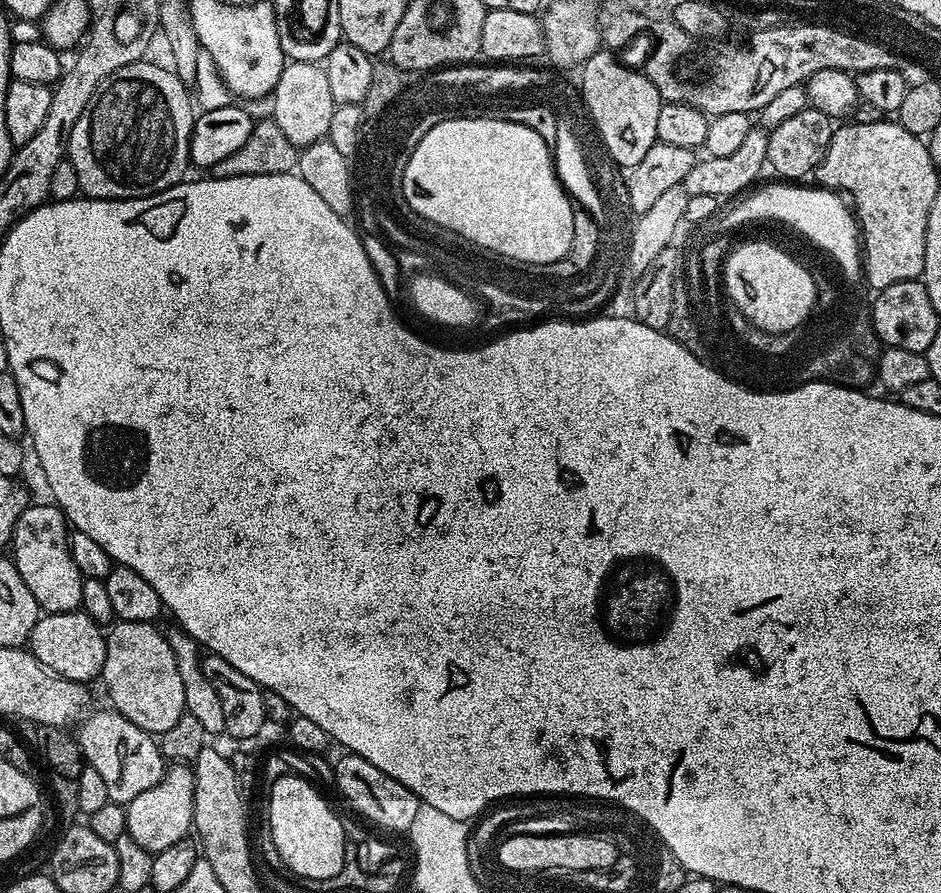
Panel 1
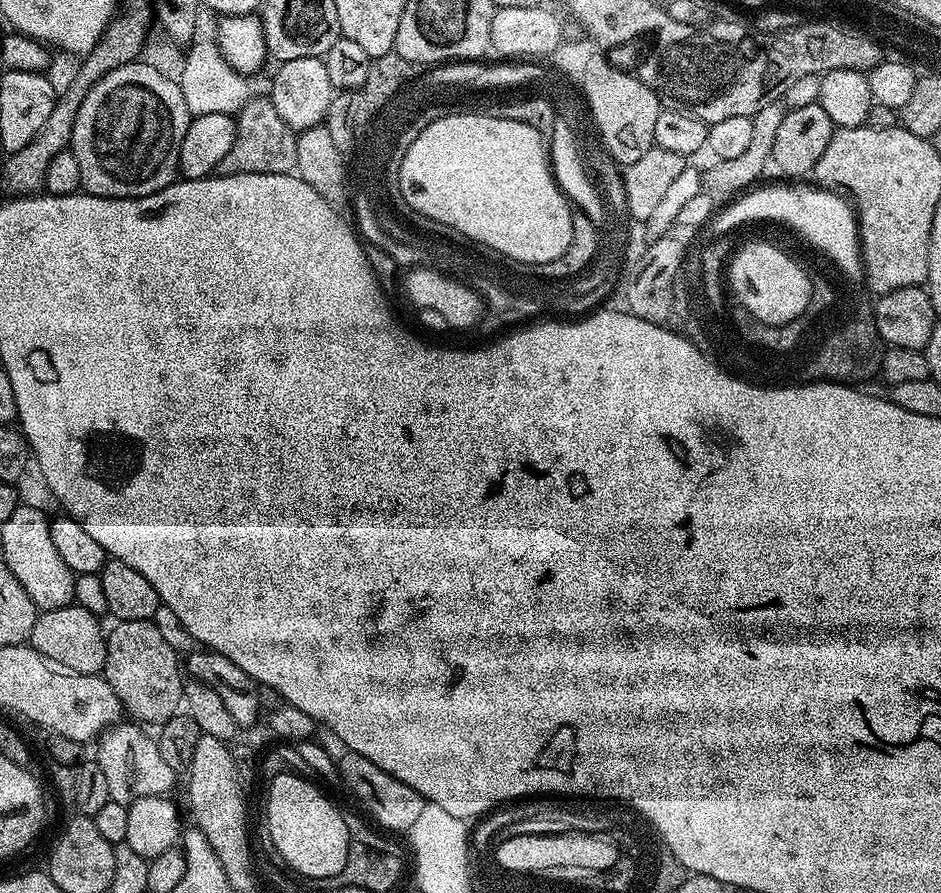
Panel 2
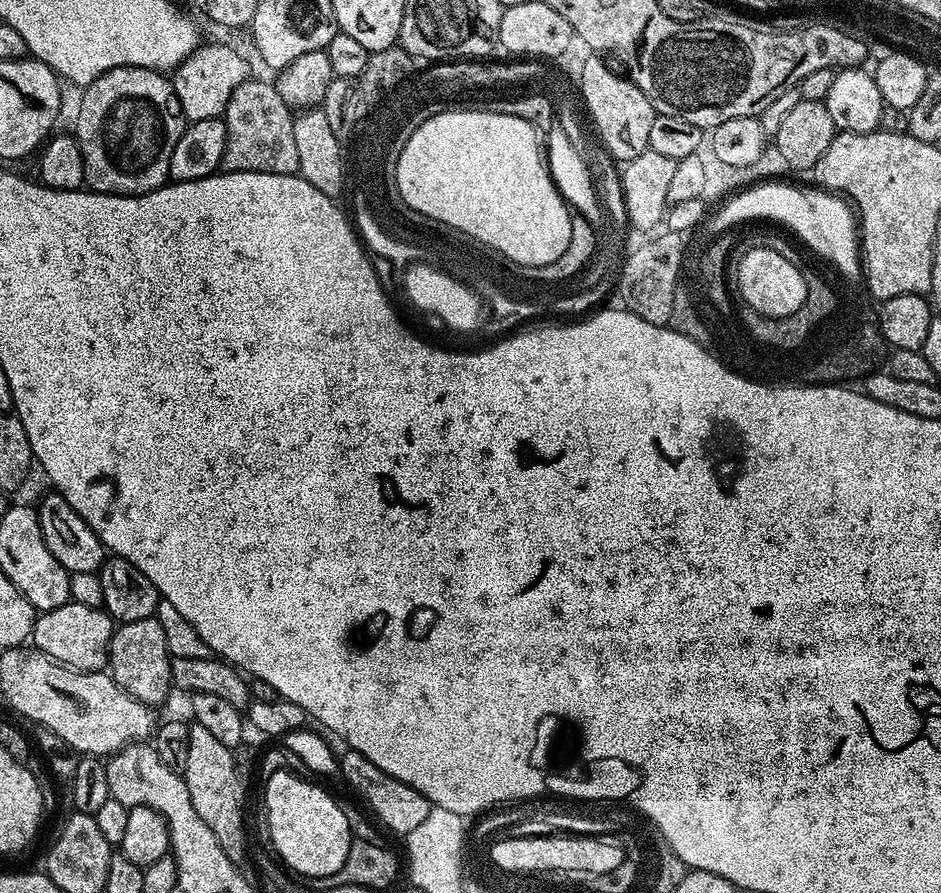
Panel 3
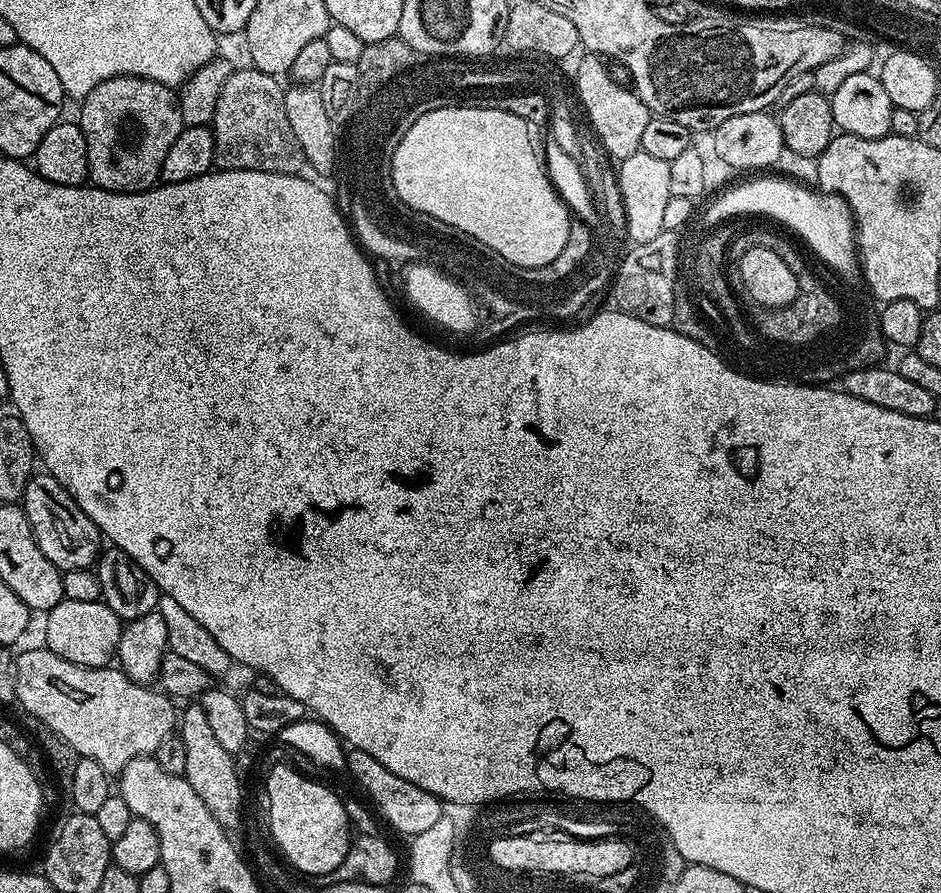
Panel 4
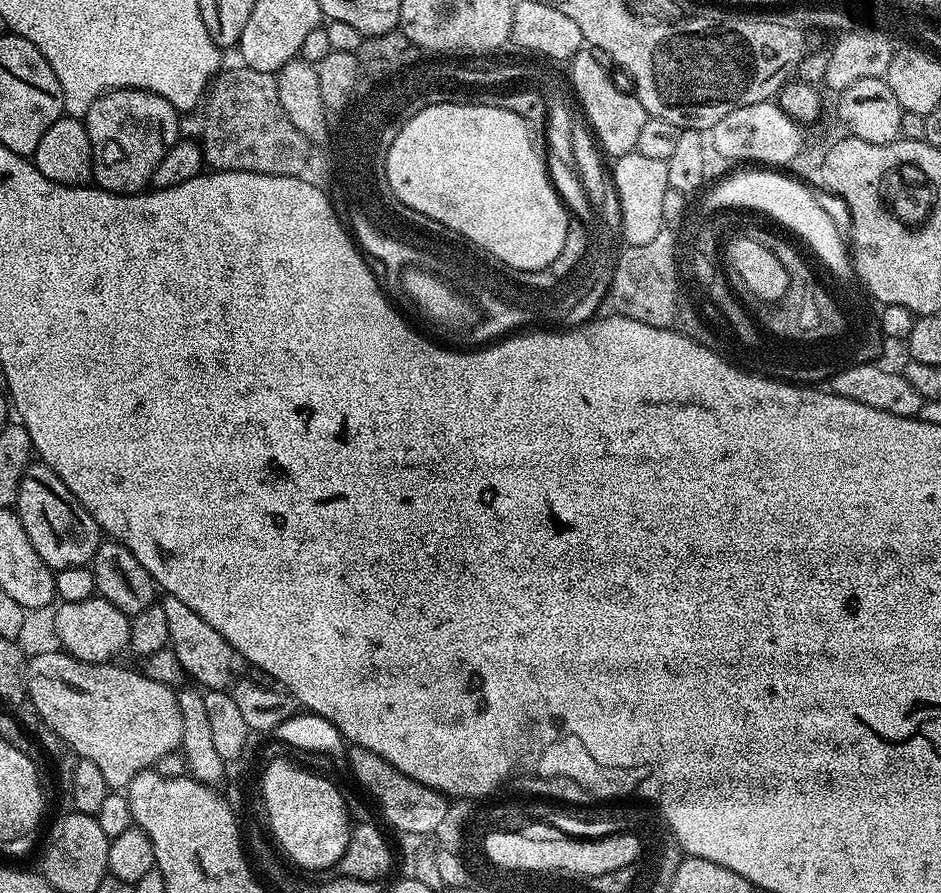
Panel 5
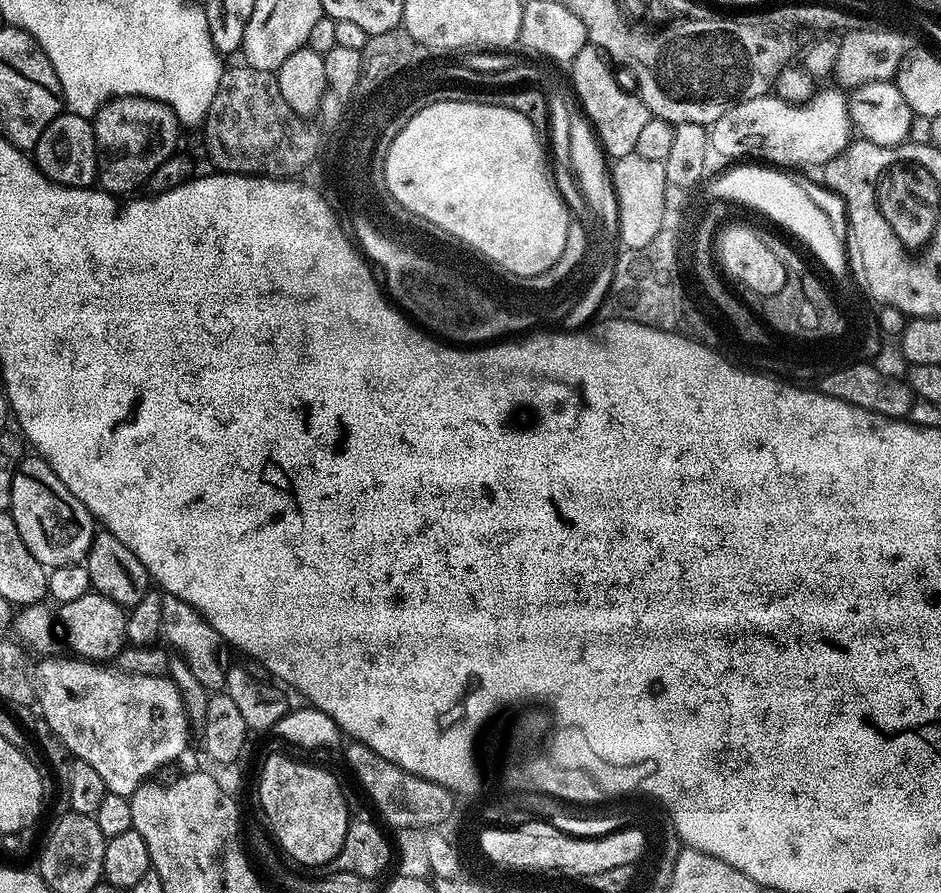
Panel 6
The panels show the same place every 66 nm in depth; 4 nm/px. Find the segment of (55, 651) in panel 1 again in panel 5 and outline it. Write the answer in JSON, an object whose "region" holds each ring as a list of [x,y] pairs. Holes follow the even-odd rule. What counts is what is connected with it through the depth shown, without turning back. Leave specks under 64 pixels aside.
{"region":[[[97,594],[82,602],[63,602],[59,607],[60,609],[55,609],[52,621],[54,622],[54,630],[56,631],[59,647],[67,652],[69,656],[91,664],[107,664],[120,658],[116,656],[122,655],[124,650],[126,652],[129,647],[130,618],[125,612],[118,610],[118,606],[114,606],[108,600],[103,600]]]}

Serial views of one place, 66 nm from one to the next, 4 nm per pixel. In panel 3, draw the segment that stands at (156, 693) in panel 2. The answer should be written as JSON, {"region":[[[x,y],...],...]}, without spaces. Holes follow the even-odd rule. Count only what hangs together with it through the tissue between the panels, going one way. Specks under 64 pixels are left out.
{"region":[[[156,617],[115,627],[109,648],[109,673],[132,697],[148,707],[162,703],[172,691],[172,663],[162,625]]]}

